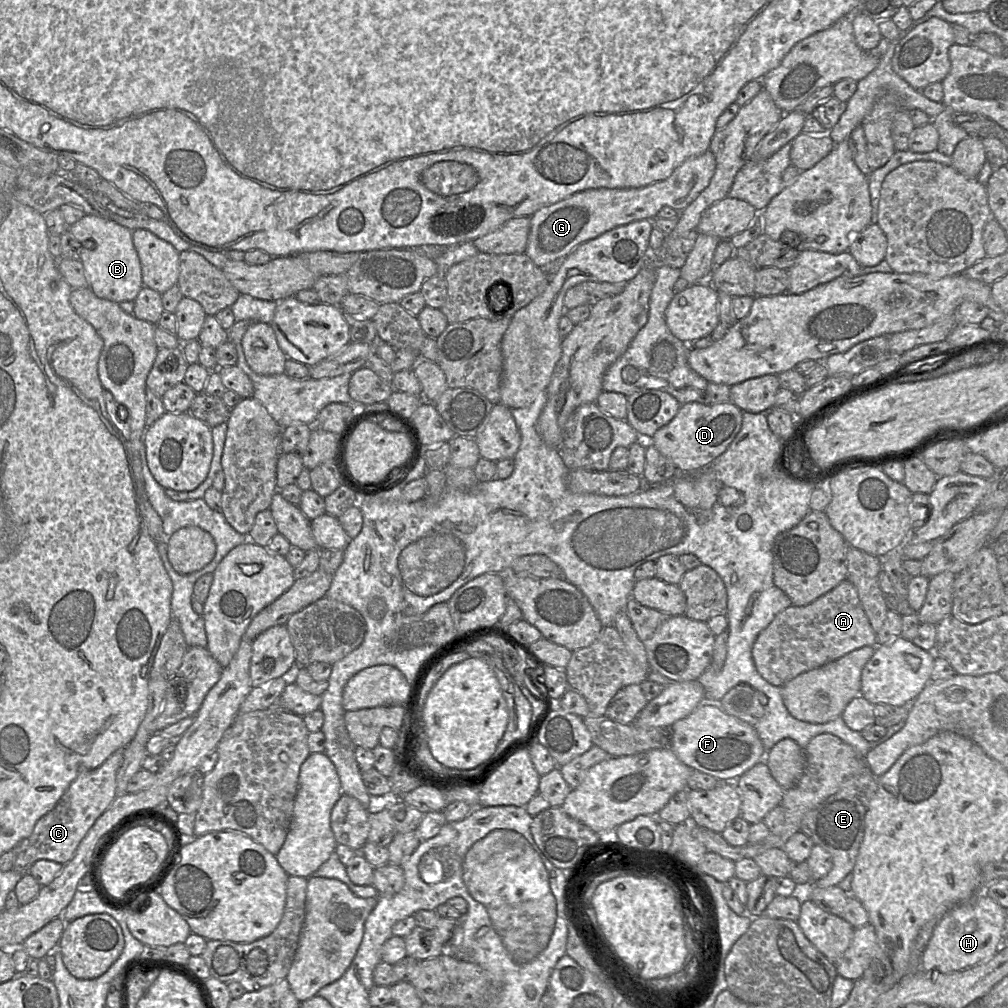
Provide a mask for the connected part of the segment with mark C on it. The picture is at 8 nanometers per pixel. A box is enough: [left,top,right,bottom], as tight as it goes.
[12,749,123,876]

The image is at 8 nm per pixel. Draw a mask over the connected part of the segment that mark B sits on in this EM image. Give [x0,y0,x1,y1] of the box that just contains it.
[69,215,143,303]

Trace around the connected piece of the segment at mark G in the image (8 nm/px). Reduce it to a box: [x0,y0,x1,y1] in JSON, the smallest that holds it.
[525,150,716,268]

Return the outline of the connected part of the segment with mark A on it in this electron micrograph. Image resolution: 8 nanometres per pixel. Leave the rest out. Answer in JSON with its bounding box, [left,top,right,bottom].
[752,579,877,687]

